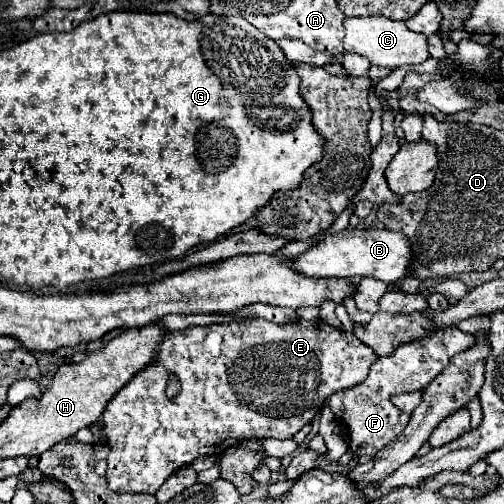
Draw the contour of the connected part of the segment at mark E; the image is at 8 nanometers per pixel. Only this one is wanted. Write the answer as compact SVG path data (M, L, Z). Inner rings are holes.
M257 318L245 322L233 320L229 324L189 326L185 330L169 332L161 342L157 360L141 370L139 376L133 376L101 416L105 422L107 444L111 446L107 458L109 468L105 474L109 488L115 492L155 494L175 470L183 464L191 464L199 456L219 456L225 448L233 448L233 444L241 444L249 438L293 438L315 418L331 394L365 380L375 358L377 356L373 356L355 334L331 328L321 320L275 324ZM171 376L177 376L181 382L181 392L175 400L165 396Z

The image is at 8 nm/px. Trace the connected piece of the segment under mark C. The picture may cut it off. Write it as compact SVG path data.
M367 16L367 18L345 18L343 26L345 26L345 38L343 38L345 52L355 52L359 56L365 56L367 60L371 60L371 64L399 68L407 64L421 64L429 58L427 36L409 32L405 22L391 20L385 16Z

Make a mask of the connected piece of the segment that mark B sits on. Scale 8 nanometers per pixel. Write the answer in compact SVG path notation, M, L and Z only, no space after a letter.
M347 228L339 234L327 236L317 246L303 252L289 266L311 278L363 278L371 276L387 284L395 284L409 276L411 264L411 240L403 232L395 230L355 230Z

